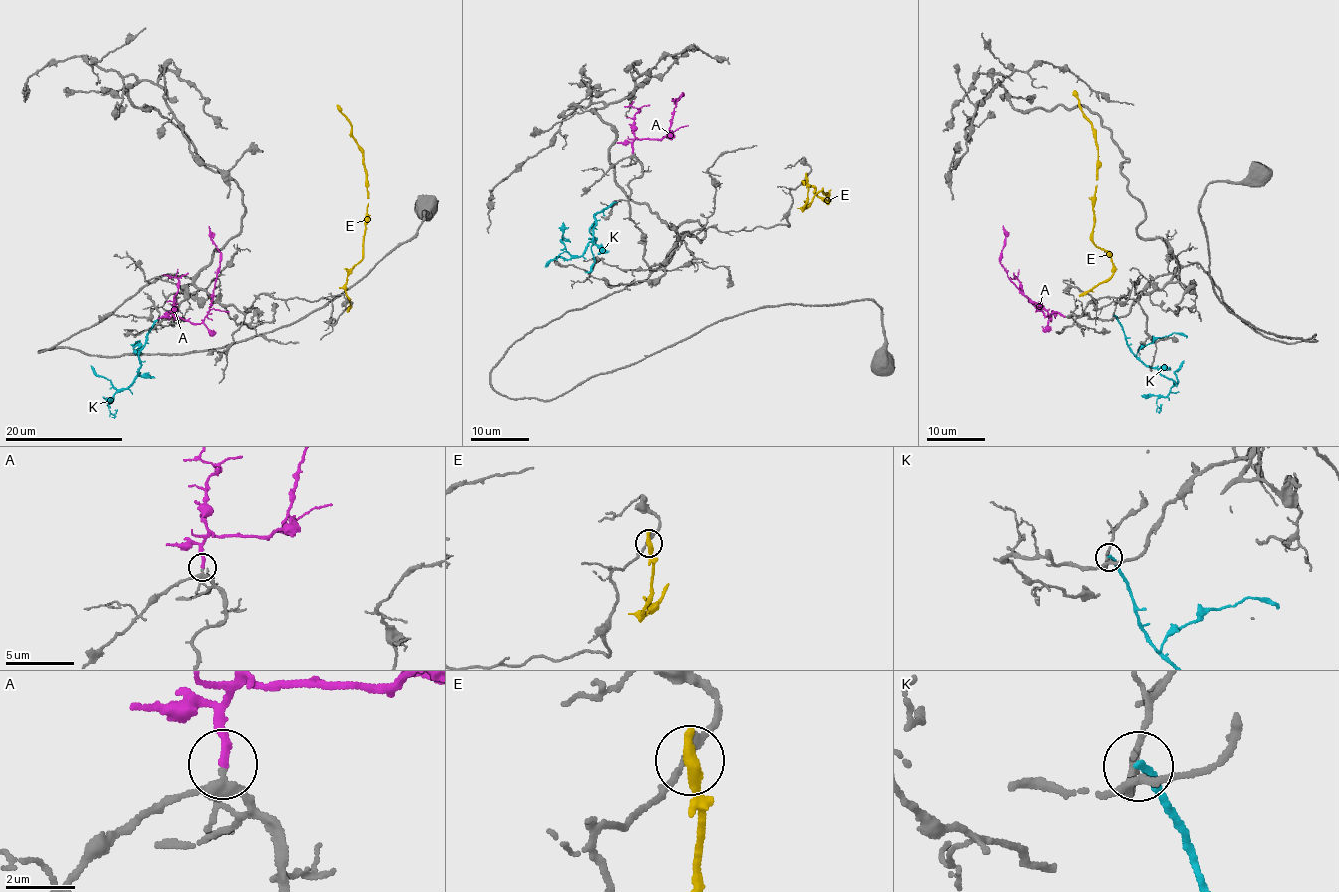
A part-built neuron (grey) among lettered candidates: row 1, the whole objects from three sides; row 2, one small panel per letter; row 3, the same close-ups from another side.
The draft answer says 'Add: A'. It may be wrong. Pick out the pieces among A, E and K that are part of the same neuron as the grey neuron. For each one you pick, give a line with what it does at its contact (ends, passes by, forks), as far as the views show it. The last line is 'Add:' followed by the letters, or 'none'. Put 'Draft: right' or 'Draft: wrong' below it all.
A: it ends there
Add: A
Draft: right

